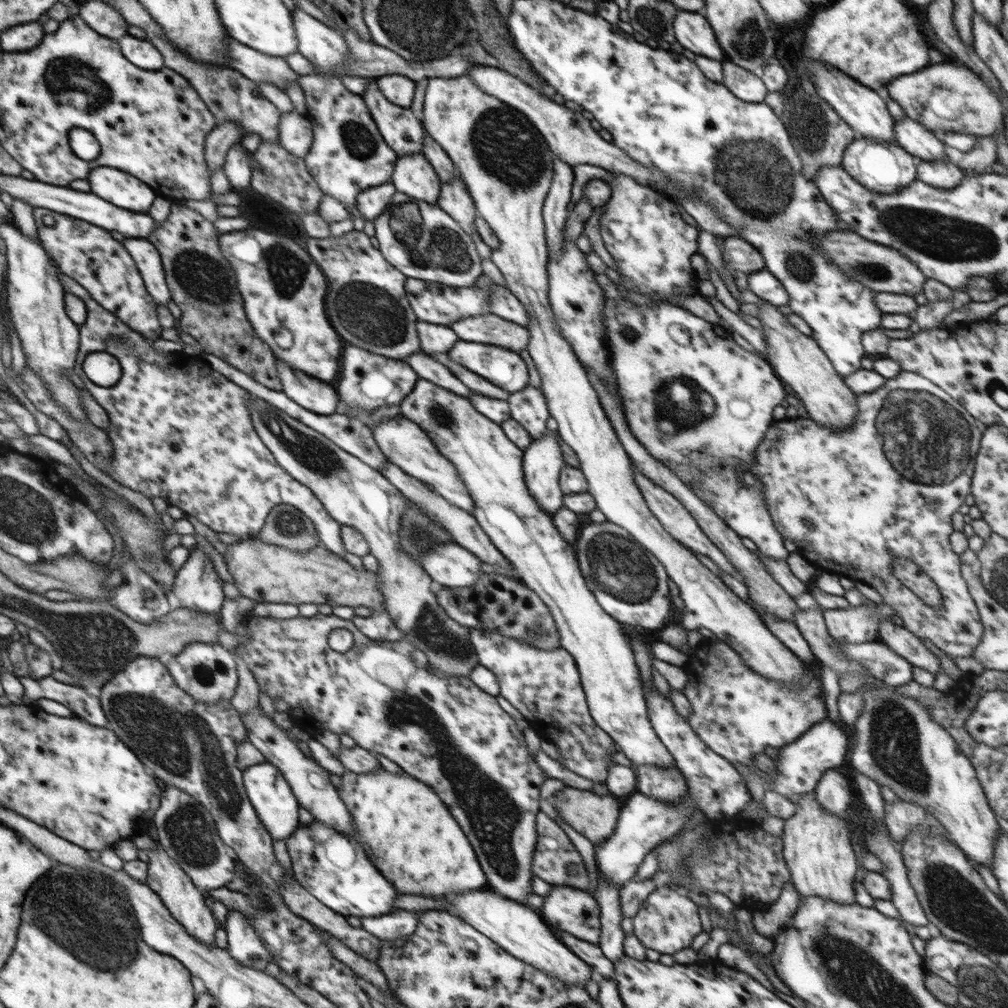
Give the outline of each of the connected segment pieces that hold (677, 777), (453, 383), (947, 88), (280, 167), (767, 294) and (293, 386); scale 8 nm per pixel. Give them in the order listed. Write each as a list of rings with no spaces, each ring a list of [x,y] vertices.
[[[634,766],[637,774],[637,792],[653,796],[656,800],[665,802],[679,802],[689,792],[684,775],[677,766],[663,768],[663,766]]]
[[[412,354],[405,357],[404,360],[414,368],[414,372],[418,372],[420,378],[430,380],[454,394],[460,394],[464,398],[469,398],[472,391],[454,376],[444,364],[440,364],[438,360],[426,356],[426,354]]]
[[[936,64],[920,72],[900,76],[892,80],[884,92],[902,107],[906,117],[919,122],[928,131],[942,129],[984,137],[1005,128],[1006,107],[998,99],[998,93],[994,93],[994,88],[986,86],[978,74],[963,64]]]
[[[262,141],[252,158],[259,164],[257,170],[253,170],[251,187],[260,195],[272,199],[295,214],[315,213],[323,198],[322,189],[310,174],[303,157],[294,156],[280,144]]]
[[[768,270],[748,273],[749,290],[771,305],[789,304],[789,294],[783,284]]]
[[[281,360],[275,363],[283,384],[282,391],[288,398],[320,416],[336,413],[340,398],[333,384],[308,376],[301,370],[294,370]]]

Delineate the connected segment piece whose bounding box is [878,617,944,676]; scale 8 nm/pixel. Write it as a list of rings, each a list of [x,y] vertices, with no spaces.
[[[882,618],[878,640],[905,658],[913,667],[918,667],[934,676],[944,673],[939,658],[922,644],[922,639],[904,627],[896,626],[891,618]]]

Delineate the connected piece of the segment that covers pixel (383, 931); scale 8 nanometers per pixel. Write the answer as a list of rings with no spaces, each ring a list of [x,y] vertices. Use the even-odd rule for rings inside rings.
[[[402,909],[387,915],[364,916],[359,919],[361,927],[370,934],[377,936],[381,941],[392,941],[412,934],[416,930],[419,914]]]

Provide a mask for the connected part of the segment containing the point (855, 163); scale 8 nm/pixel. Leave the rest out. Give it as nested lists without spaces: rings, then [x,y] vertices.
[[[867,137],[856,138],[844,151],[841,167],[850,173],[863,187],[875,193],[889,194],[898,192],[901,188],[907,187],[917,179],[917,165],[918,161],[915,156],[906,152],[898,144],[876,141]]]

